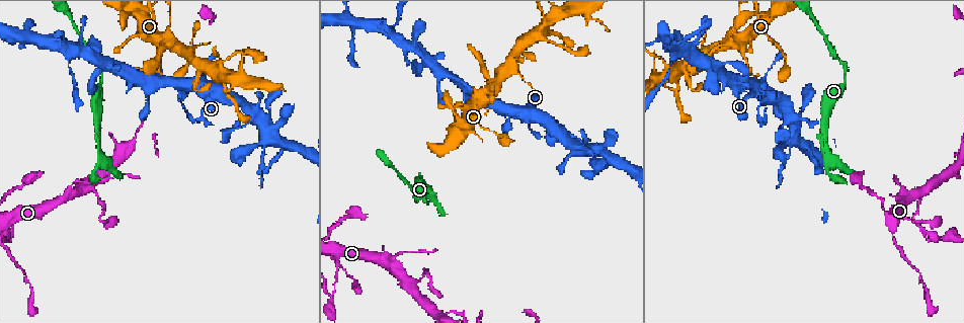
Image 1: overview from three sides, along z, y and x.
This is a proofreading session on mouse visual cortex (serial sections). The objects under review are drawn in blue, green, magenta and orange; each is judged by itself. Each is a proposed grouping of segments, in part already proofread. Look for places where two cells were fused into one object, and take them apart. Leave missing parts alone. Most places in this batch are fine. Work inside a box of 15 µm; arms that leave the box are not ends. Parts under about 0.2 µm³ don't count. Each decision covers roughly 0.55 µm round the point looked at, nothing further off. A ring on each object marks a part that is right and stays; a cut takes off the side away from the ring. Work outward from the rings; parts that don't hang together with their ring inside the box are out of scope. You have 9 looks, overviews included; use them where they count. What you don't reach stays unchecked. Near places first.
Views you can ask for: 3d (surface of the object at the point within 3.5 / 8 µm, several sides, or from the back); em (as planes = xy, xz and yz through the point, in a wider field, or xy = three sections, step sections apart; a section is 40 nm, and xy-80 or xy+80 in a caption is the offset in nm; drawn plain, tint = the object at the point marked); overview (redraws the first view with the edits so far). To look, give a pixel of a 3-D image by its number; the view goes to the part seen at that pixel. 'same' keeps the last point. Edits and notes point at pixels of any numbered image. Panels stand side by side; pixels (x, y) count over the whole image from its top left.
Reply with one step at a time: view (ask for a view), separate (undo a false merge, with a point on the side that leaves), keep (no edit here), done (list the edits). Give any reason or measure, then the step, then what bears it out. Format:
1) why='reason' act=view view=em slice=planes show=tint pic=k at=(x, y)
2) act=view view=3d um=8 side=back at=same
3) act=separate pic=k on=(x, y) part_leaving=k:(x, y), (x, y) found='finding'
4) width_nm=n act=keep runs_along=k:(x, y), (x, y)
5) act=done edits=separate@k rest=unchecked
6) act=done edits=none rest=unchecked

why='three arms meet' act=view view=3d um=8 pic=1 at=(493, 86)

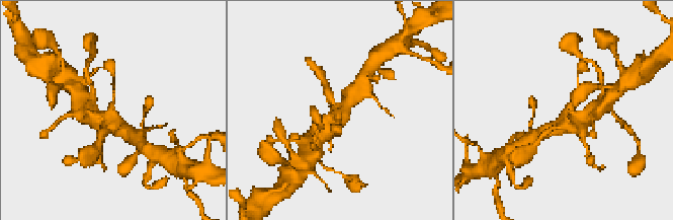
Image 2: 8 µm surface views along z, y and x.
why='need the tissue' act=view view=em slice=planes show=tint pic=2 at=(112, 116)

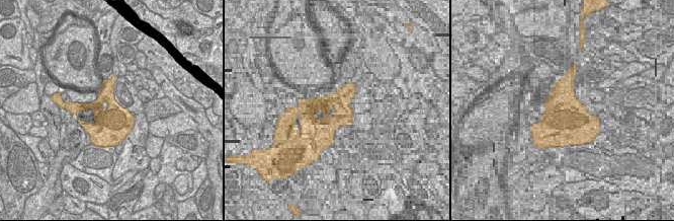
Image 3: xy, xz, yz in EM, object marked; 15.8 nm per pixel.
act=keep runs_along=2:(325, 133), (337, 122), (356, 88) found='all the same cell'

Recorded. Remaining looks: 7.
why='thin arm on a thick one' act=view view=3d um=3.5 pic=1 at=(679, 50)

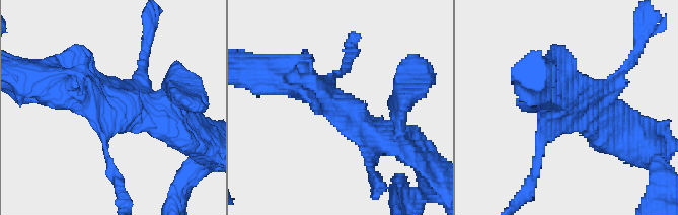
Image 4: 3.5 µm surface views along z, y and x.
why='need the tissue' act=view view=em slice=xy step=1 show=tint pic=4 at=(571, 103)

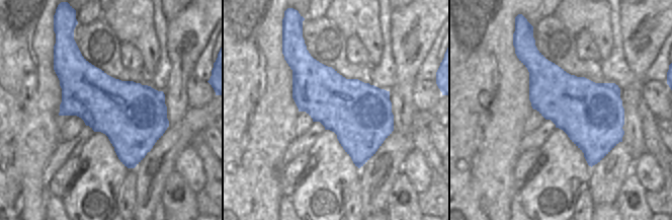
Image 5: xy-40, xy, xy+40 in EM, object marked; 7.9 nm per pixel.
width_nm=500 act=keep runs_along=4:(398, 133), (283, 79) found='all the same cell'

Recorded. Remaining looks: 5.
why='thick turns thin' act=view view=3d um=3.5 pic=1 at=(216, 72)

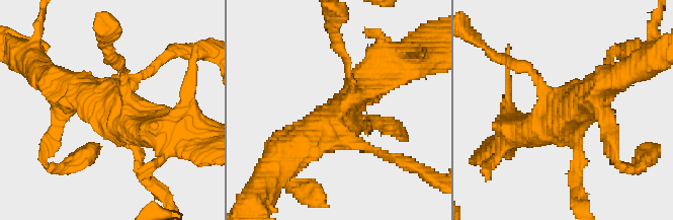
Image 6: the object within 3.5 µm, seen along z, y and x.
why='now the EM' act=view view=em slice=xy step=2 show=plain pic=6 at=(572, 110)

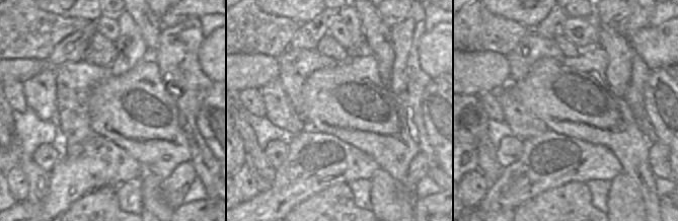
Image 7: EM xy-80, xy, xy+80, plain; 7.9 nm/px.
why='where the object lies' act=view view=em slice=xy step=2 show=tint at=same

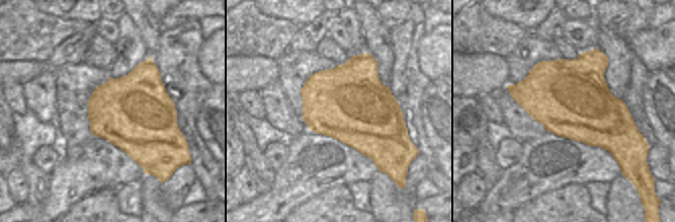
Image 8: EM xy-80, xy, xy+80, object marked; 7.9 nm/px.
act=keep runs_along=6:(273, 164), (333, 121), (366, 84) found='continuous, no second cell'

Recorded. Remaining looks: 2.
act=view view=3d um=3.5 pic=1 at=(104, 159)

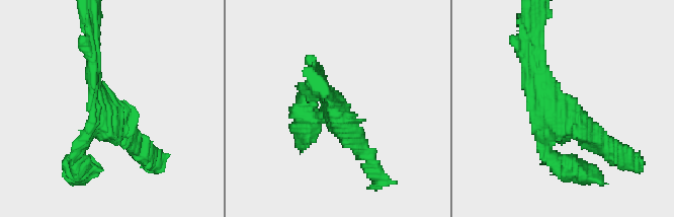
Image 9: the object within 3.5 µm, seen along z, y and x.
act=view view=em slice=xy step=1 show=tint pic=9 at=(108, 106)

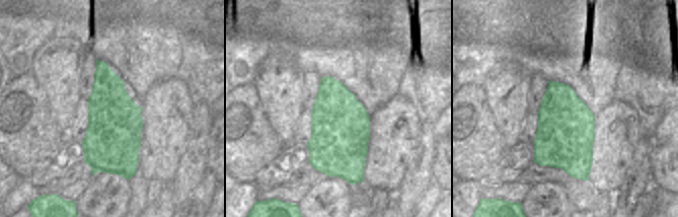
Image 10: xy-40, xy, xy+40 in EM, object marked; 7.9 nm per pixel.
act=keep runs_along=9:(535, 44), (551, 99), (602, 143) found='one cell here'

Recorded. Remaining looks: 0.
act=done edits=none rest=unchecked

